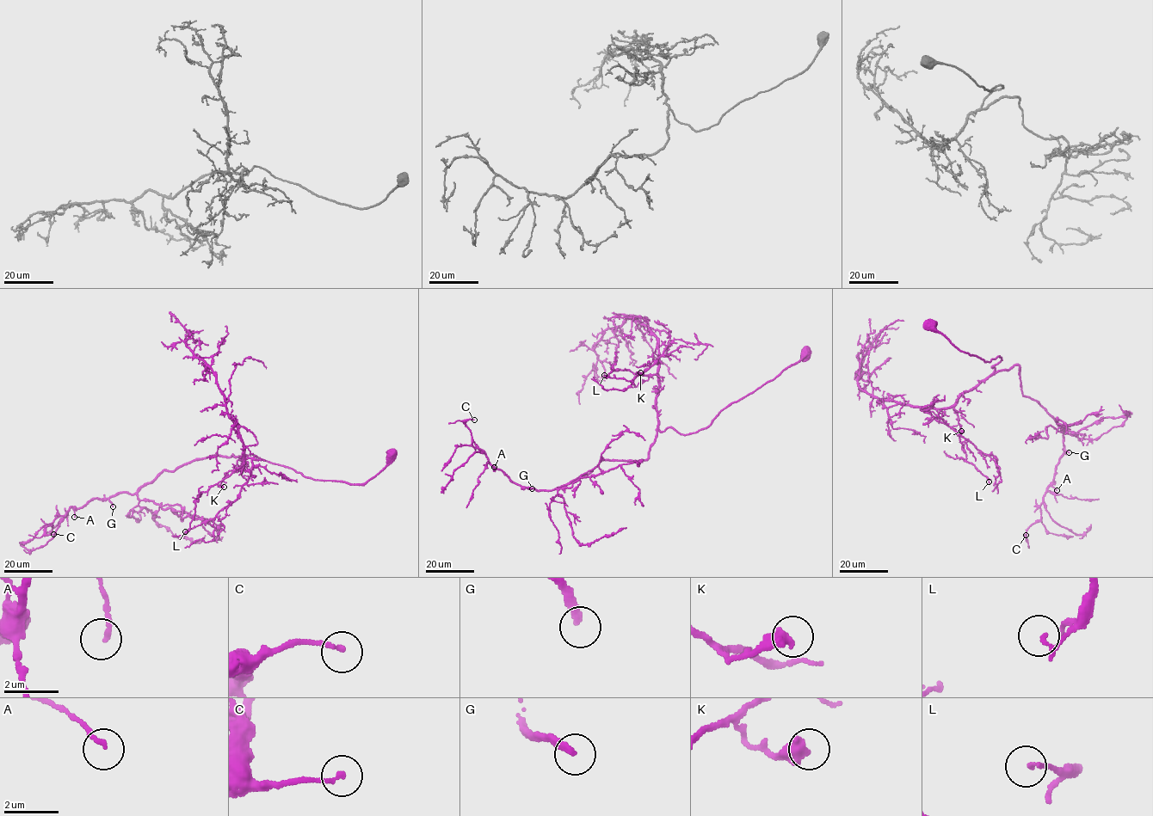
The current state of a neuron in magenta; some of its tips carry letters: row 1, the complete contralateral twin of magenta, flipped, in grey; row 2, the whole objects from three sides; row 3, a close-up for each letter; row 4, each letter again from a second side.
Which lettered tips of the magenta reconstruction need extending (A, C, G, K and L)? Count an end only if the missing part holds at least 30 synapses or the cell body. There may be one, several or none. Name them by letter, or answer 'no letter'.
G

